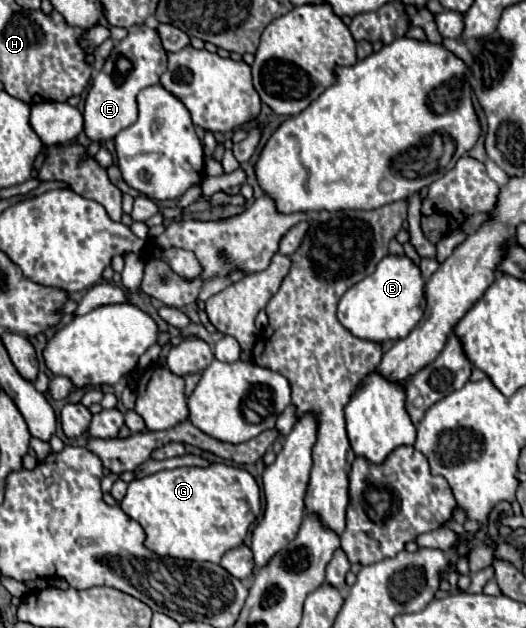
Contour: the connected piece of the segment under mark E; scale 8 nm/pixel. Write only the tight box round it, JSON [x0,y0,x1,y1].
[84,24,168,142]

